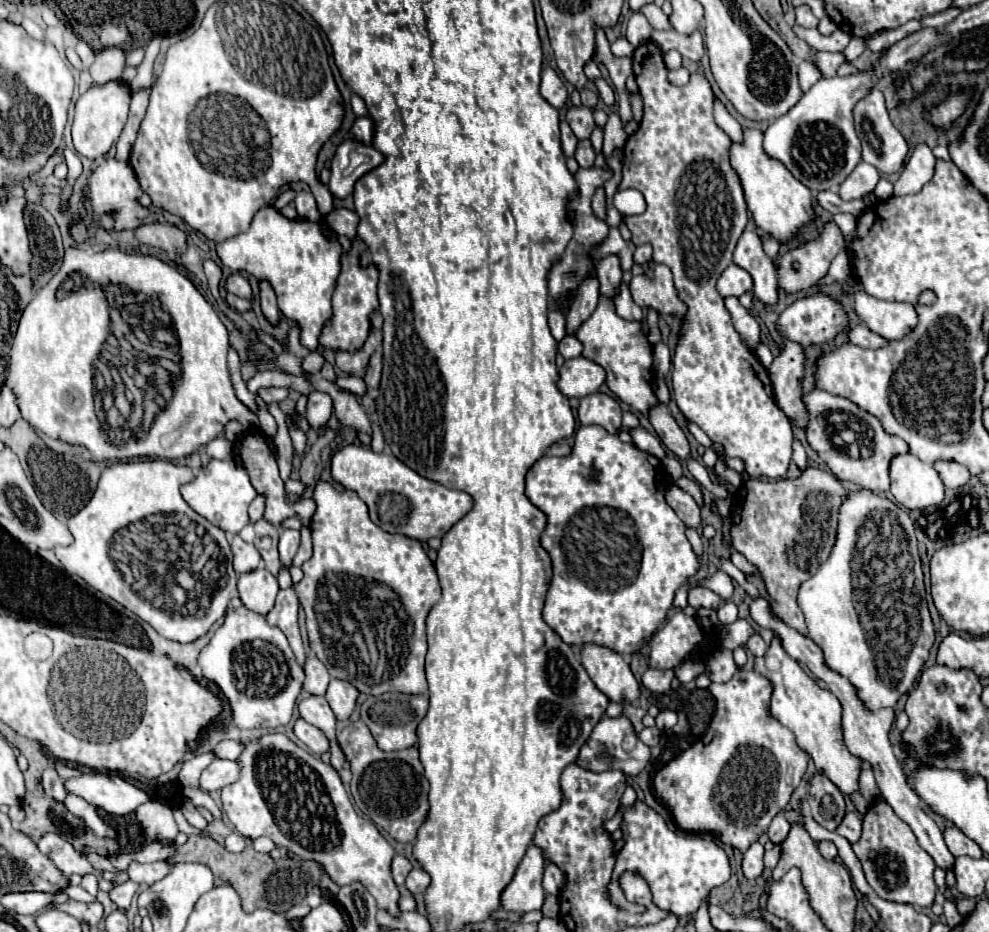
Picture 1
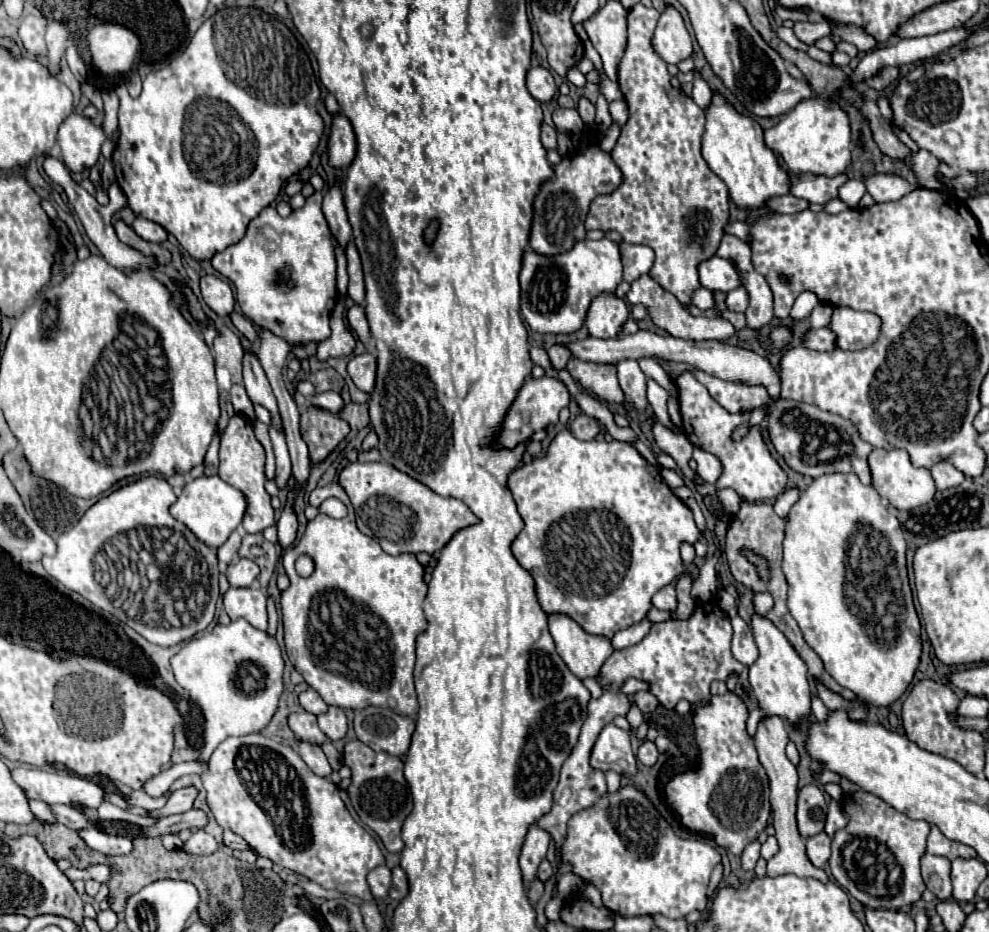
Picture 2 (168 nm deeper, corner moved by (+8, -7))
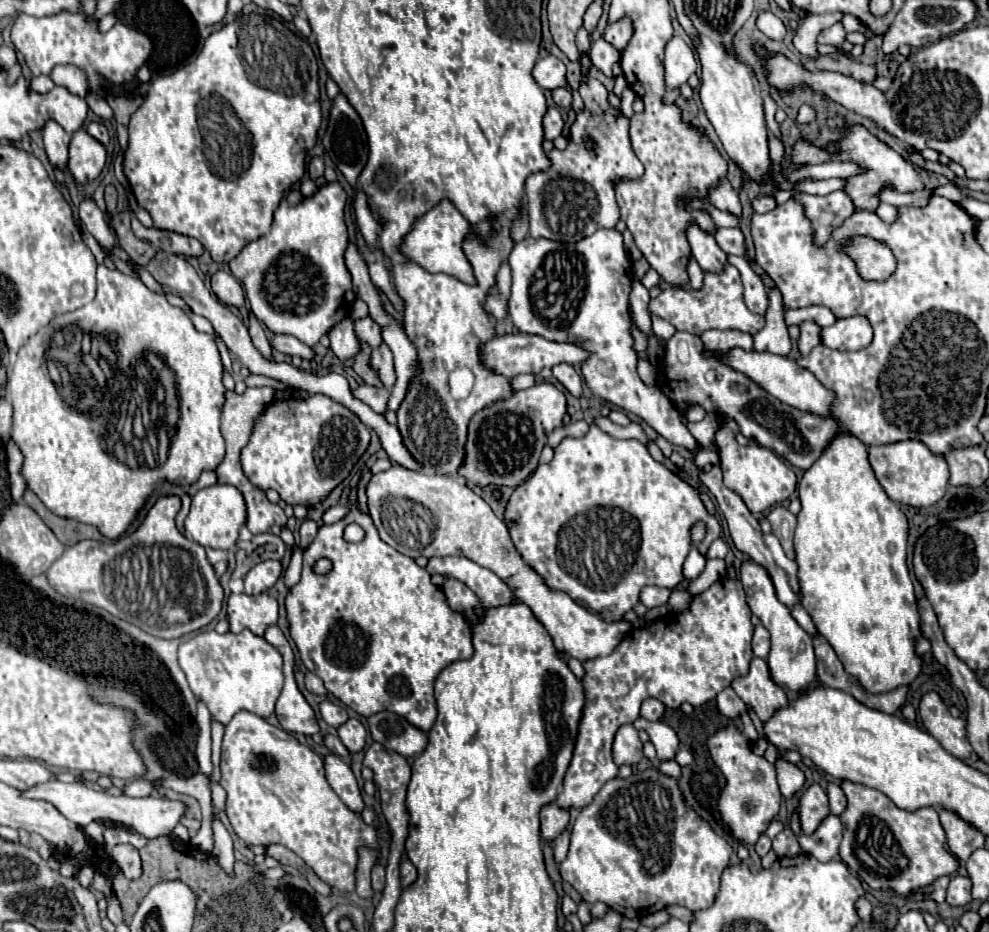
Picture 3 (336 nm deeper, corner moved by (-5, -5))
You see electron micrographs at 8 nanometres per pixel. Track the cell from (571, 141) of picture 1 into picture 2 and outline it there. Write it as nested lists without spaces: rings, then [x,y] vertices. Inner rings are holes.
[[[543,124],[543,128],[541,128],[541,142],[543,142],[543,146],[547,150],[555,150],[557,148],[557,132],[555,132],[553,126]]]

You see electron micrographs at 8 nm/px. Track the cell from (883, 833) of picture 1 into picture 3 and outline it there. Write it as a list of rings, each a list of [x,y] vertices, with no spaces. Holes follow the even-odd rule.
[[[842,780],[840,788],[846,794],[846,810],[840,816],[844,826],[840,858],[870,888],[894,890],[896,896],[904,898],[910,890],[928,886],[936,878],[950,876],[958,870],[960,862],[944,846],[946,836],[934,808],[928,806],[908,812],[896,808],[880,790],[850,780]]]

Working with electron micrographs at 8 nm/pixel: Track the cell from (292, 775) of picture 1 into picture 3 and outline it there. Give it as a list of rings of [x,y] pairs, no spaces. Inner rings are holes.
[[[238,712],[224,728],[224,736],[222,736],[222,756],[220,756],[220,786],[226,790],[228,798],[226,798],[226,814],[228,814],[228,820],[236,832],[236,836],[244,842],[246,848],[250,846],[258,846],[258,844],[282,844],[286,846],[288,850],[292,850],[296,856],[300,856],[314,872],[320,880],[328,882],[332,888],[338,888],[338,890],[344,890],[344,892],[352,892],[354,886],[356,886],[356,862],[358,862],[358,848],[360,846],[374,846],[378,848],[378,842],[376,842],[376,830],[374,826],[366,826],[362,816],[348,810],[346,804],[336,796],[336,792],[330,788],[330,784],[326,782],[326,776],[324,776],[324,764],[322,760],[304,744],[300,744],[292,734],[288,734],[286,730],[278,728],[278,726],[272,726],[268,724],[264,718],[252,714],[252,712]]]

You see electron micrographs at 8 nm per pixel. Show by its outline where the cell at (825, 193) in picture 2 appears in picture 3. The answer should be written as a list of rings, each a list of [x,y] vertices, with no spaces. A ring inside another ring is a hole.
[[[766,94],[766,96],[764,96],[764,116],[766,116],[766,124],[768,124],[770,132],[772,132],[776,138],[780,138],[780,130],[778,130],[776,120],[774,120],[774,112],[776,112],[776,102],[772,100],[770,94]]]

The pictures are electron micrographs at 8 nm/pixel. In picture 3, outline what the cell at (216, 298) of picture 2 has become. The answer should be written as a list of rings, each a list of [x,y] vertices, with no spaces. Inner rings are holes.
[[[218,270],[216,274],[212,274],[212,292],[218,296],[218,300],[226,306],[234,306],[234,308],[244,308],[244,290],[240,286],[240,282],[224,272]]]

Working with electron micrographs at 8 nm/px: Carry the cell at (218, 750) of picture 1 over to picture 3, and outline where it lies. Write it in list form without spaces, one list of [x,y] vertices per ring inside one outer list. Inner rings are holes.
[[[132,780],[130,784],[122,786],[122,794],[130,796],[130,798],[138,798],[138,796],[148,796],[152,790],[152,782],[148,780]]]

